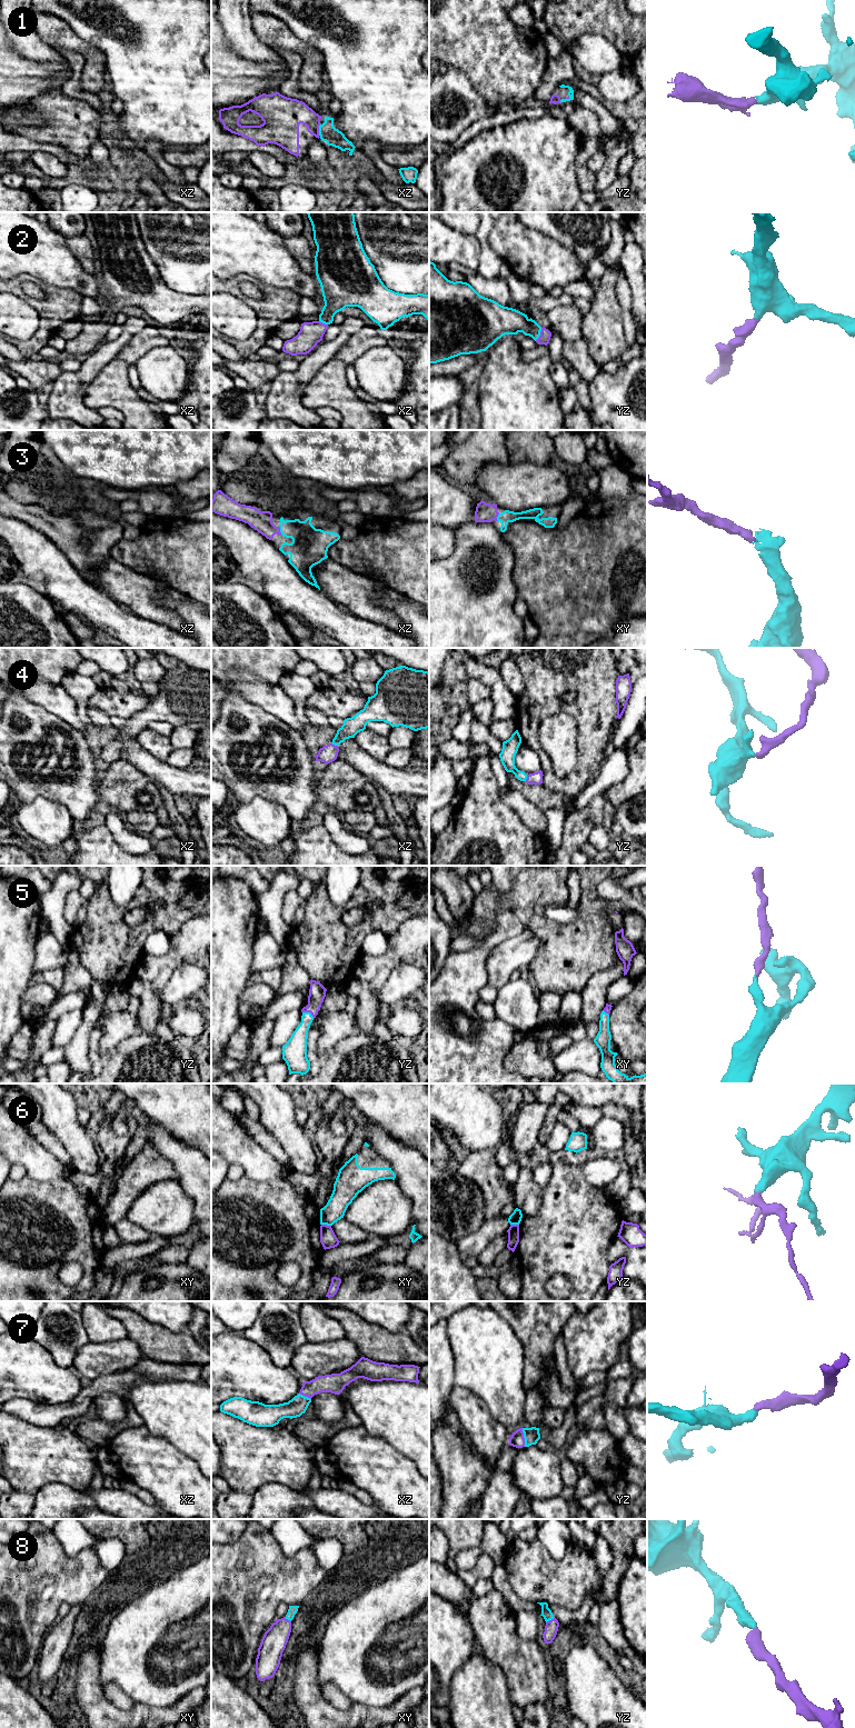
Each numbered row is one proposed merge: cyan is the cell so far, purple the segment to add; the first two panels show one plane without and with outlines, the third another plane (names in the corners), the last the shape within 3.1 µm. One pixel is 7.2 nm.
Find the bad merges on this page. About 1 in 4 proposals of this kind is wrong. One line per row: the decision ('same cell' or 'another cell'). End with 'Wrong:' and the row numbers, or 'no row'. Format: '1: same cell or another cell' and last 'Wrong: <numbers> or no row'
1: same cell
2: same cell
3: same cell
4: same cell
5: same cell
6: same cell
7: same cell
8: same cell
Wrong: no row

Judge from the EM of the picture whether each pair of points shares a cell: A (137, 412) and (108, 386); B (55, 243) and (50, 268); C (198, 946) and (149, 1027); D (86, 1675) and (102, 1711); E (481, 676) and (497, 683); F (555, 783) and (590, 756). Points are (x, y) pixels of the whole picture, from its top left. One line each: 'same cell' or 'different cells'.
A: same cell
B: same cell
C: same cell
D: same cell
E: same cell
F: same cell

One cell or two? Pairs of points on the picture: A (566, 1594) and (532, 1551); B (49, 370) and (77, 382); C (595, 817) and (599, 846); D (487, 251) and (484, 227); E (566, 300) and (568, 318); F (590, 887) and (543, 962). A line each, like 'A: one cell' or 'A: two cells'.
A: one cell
B: two cells
C: two cells
D: one cell
E: two cells
F: one cell

